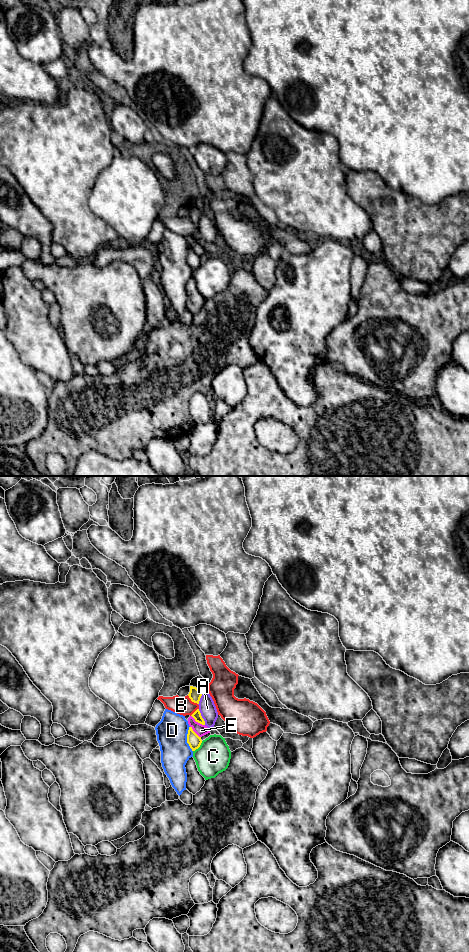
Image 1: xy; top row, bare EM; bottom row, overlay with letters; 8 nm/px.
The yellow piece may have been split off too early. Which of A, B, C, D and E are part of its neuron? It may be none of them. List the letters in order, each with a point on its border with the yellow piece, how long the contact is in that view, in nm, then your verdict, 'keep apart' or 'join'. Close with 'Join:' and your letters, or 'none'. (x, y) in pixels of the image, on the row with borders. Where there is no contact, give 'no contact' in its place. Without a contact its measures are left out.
A: xy (201, 717) | 140 nm | keep apart
B: xy (192, 701) | 120 nm | keep apart
C: xy (198, 747) | 120 nm | keep apart
D: xy (187, 739) | 200 nm | keep apart
E: xy (197, 721) | 140 nm | keep apart
Join: none

